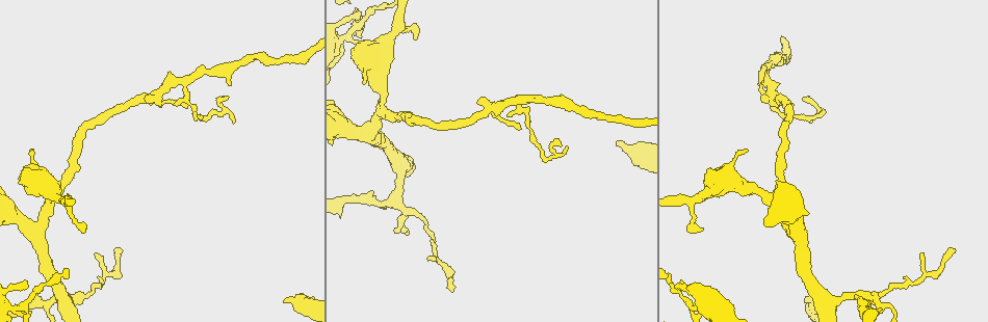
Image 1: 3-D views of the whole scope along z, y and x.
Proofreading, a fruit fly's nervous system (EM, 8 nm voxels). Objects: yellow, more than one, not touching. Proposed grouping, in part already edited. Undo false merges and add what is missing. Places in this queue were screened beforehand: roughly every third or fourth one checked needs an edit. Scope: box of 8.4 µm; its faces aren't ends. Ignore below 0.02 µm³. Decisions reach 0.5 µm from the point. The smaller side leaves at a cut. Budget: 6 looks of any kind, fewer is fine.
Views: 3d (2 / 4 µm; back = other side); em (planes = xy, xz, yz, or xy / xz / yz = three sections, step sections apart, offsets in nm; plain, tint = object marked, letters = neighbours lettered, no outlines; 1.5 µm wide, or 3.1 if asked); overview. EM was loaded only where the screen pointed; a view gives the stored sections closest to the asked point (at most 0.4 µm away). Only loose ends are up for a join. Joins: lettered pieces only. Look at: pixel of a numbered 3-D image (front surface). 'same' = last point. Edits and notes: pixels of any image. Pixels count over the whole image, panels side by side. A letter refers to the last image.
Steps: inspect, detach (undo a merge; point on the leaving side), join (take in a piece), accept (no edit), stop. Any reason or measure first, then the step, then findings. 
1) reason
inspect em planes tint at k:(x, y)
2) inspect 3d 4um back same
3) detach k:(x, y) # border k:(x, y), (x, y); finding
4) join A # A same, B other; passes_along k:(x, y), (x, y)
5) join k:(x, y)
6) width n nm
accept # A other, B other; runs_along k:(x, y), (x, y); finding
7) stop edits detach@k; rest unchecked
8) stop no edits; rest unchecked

side arm on a straight run
inspect em planes tint at 1:(180, 83)

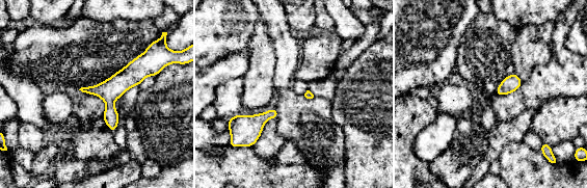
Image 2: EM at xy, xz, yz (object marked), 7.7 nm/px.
what lies round it
inspect em planes letters same

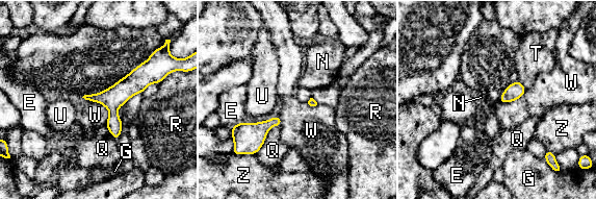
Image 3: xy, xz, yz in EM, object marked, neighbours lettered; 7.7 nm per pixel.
accept # E other, G other, N other, Q other, R other, T other, U other, W other, Z other; runs_along 3:(155, 76), (114, 97), (87, 97); one neuron here

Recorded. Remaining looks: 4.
free end
inspect em xy step 4 letters at 1:(25, 281)

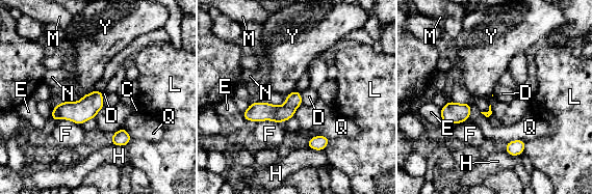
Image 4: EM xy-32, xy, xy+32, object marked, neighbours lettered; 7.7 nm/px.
accept # C other, D other, E other, F other, H other, L other, M other, N other, Q other, Y other; border 4:(102, 92), (104, 106); no lettered piece goes on from it

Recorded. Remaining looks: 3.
long arm stops here
inspect em planes plain at 1:(284, 302)

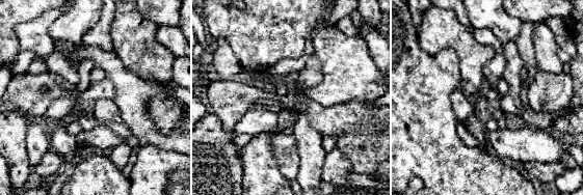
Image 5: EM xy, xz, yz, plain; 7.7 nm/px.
what lies round it
inspect em planes letters same

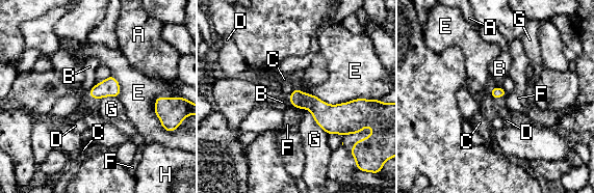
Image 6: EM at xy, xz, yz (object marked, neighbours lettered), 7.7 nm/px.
accept # A other, B other, C other, D other, E other, F other, G other, H other; border 6:(490, 89), (491, 98); no lettered piece goes on from it

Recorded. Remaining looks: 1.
stop no edits; rest unchecked

